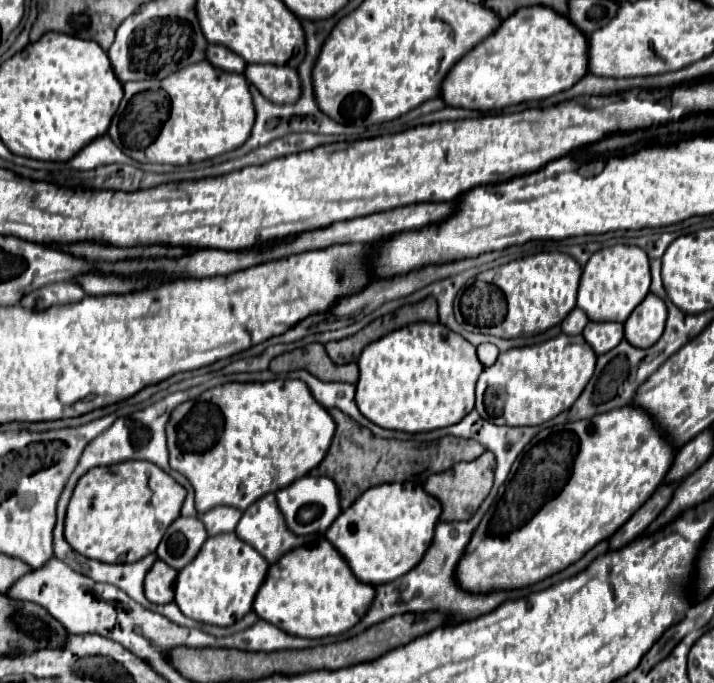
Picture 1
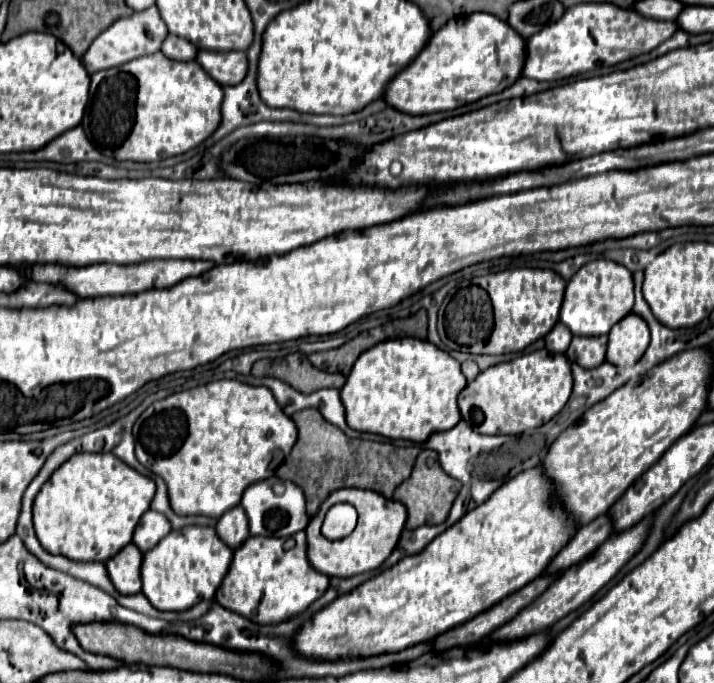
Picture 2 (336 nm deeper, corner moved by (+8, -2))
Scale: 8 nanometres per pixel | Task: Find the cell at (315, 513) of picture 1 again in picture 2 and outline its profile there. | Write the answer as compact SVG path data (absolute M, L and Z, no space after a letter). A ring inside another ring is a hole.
M268 478L268 480L260 480L258 484L252 484L250 488L246 488L246 492L242 494L240 506L246 510L248 516L248 528L252 536L278 536L278 538L286 538L292 536L300 530L304 530L308 526L308 514L306 514L306 500L304 500L304 492L294 484L284 480L284 494L274 494L272 492L272 484L280 482L276 478Z

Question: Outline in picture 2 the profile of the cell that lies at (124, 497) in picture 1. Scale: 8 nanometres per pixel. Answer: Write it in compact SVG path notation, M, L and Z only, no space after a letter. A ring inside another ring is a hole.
M76 452L70 456L34 498L34 530L42 548L72 560L106 562L130 540L140 516L150 508L154 480L128 468L112 454Z

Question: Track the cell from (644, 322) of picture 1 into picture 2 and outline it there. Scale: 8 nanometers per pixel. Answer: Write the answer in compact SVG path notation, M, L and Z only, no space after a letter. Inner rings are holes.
M630 312L608 334L606 362L614 364L614 366L634 364L646 352L648 344L650 344L650 330L648 330L646 322L640 316Z

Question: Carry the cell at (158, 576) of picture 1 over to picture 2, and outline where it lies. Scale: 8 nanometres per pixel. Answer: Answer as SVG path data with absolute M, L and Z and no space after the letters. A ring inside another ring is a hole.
M126 544L116 556L106 560L108 576L120 594L140 592L140 560L142 552L134 544Z

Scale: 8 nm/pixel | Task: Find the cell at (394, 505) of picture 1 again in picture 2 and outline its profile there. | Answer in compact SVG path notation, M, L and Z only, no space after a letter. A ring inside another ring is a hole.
M360 488L336 490L322 502L318 512L310 518L310 524L306 528L308 560L310 560L312 568L316 568L320 574L326 574L330 578L332 576L350 578L350 576L356 576L362 572L376 570L396 548L396 540L400 538L400 532L404 530L404 522L406 522L406 508L396 500L386 500L378 492L368 492L368 490L360 490ZM338 502L348 502L356 508L358 524L350 536L346 536L338 542L330 542L328 538L322 536L320 528L322 528L326 512Z

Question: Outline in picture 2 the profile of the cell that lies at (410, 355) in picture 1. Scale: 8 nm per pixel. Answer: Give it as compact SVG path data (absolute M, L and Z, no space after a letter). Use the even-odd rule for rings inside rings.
M394 338L380 342L368 352L362 352L346 380L340 388L340 400L346 410L346 424L358 432L372 432L392 440L412 440L426 442L436 432L452 430L460 422L460 410L456 404L458 392L466 386L466 378L460 372L460 364L428 340L420 338Z

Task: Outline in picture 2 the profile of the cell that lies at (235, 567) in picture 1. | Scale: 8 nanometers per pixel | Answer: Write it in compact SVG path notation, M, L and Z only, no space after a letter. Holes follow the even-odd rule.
M186 526L172 530L160 544L142 556L142 594L158 610L186 610L200 600L212 600L216 588L228 572L232 550L210 526Z

